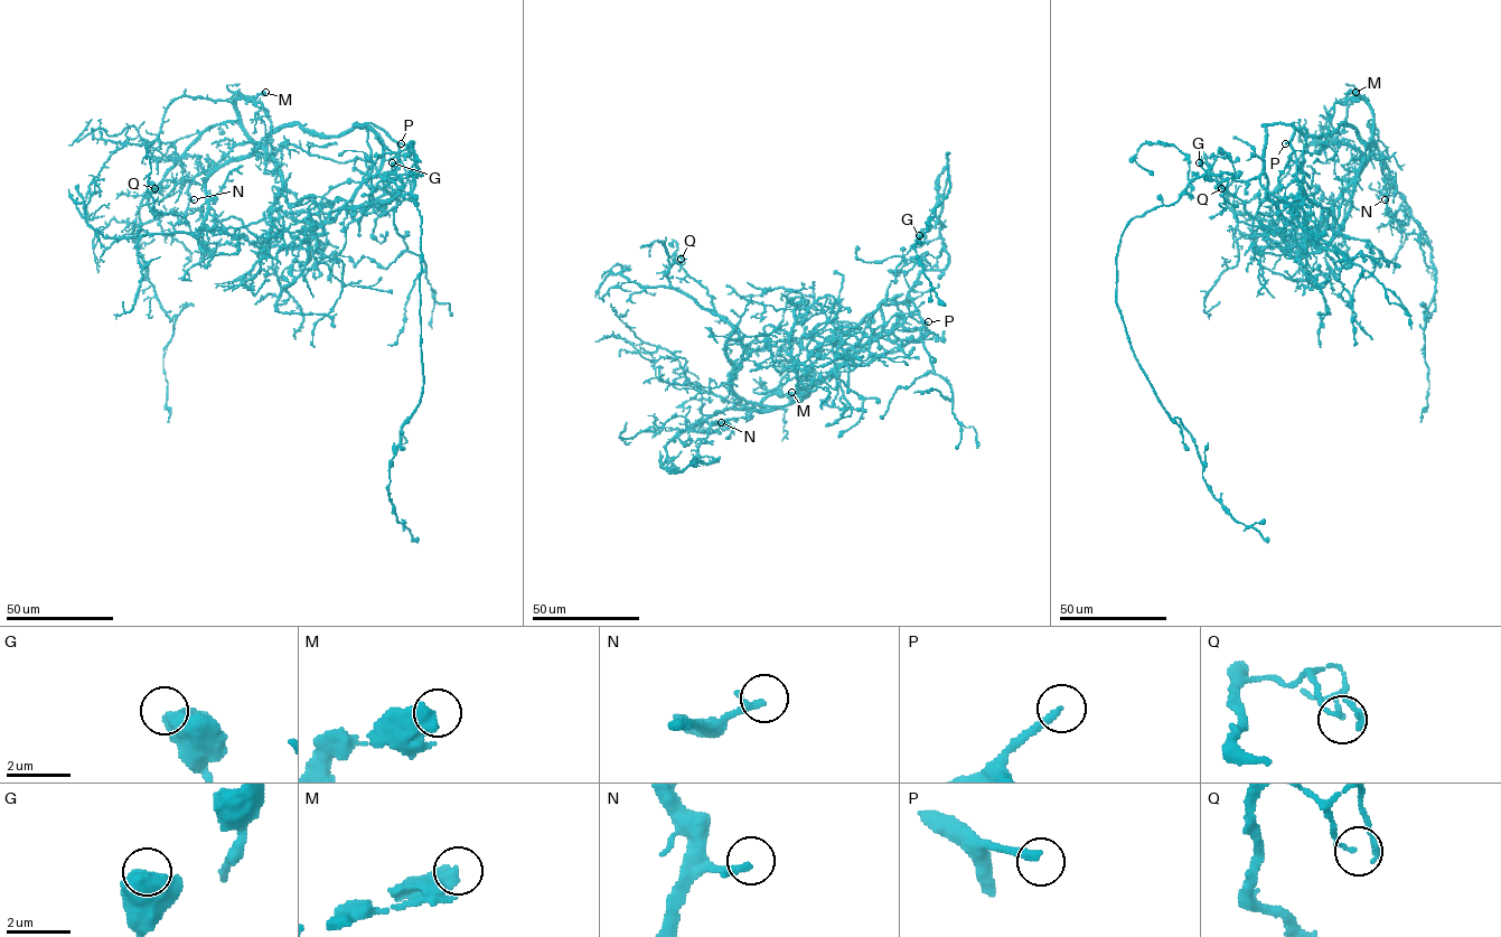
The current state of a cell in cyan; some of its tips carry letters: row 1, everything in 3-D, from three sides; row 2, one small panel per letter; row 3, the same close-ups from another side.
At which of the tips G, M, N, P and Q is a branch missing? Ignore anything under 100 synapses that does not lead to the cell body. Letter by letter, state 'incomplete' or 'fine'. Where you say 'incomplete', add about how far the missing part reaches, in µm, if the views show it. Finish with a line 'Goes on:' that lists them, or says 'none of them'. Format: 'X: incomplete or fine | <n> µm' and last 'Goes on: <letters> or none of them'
G: fine
M: incomplete | 15 µm
N: fine
P: incomplete | 60 µm
Q: fine
Goes on: M, P

